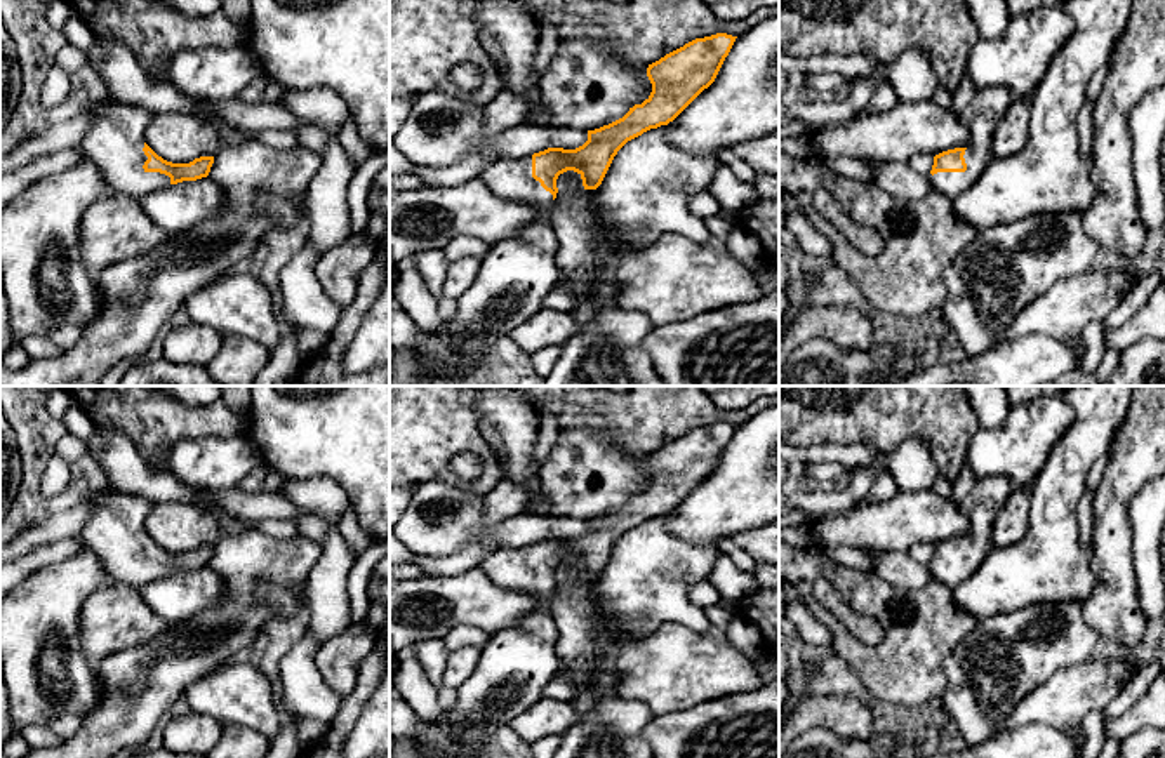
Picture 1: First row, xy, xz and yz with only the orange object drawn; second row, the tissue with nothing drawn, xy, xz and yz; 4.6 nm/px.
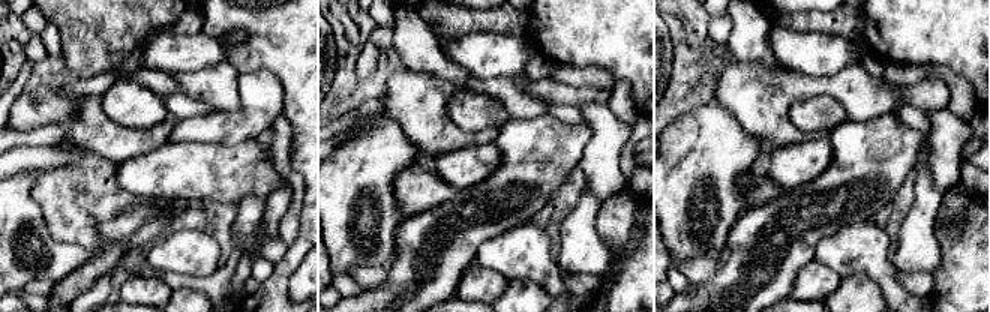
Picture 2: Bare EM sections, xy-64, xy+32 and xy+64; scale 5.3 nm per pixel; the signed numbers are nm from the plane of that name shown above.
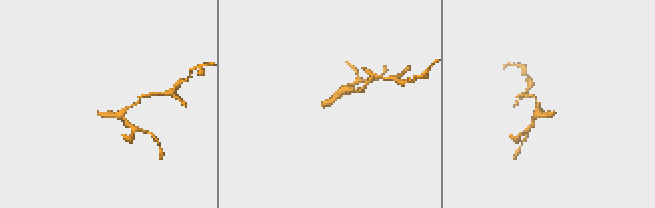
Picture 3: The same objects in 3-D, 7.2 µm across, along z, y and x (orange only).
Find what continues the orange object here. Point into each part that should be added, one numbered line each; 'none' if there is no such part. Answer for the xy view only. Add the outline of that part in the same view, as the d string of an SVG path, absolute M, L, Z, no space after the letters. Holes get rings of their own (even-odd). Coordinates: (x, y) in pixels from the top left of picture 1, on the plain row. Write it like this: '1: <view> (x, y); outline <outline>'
1: xy (115, 531); outline M110 485L85 499L94 511L80 539L97 556L110 581L141 588L151 581L170 575L170 567L143 558L144 520L155 502L139 494L129 494Z

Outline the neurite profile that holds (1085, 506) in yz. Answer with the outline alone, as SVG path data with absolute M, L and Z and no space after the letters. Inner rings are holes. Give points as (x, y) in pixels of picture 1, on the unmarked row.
M1087 489L1078 502L1078 532L1083 544L1092 542L1095 490Z

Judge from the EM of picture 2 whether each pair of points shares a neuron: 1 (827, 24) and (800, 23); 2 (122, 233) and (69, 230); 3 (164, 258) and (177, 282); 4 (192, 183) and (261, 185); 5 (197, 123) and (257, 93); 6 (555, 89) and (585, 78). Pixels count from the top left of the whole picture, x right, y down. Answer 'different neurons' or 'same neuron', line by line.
1: same neuron
2: different neurons
3: different neurons
4: same neuron
5: same neuron
6: different neurons

